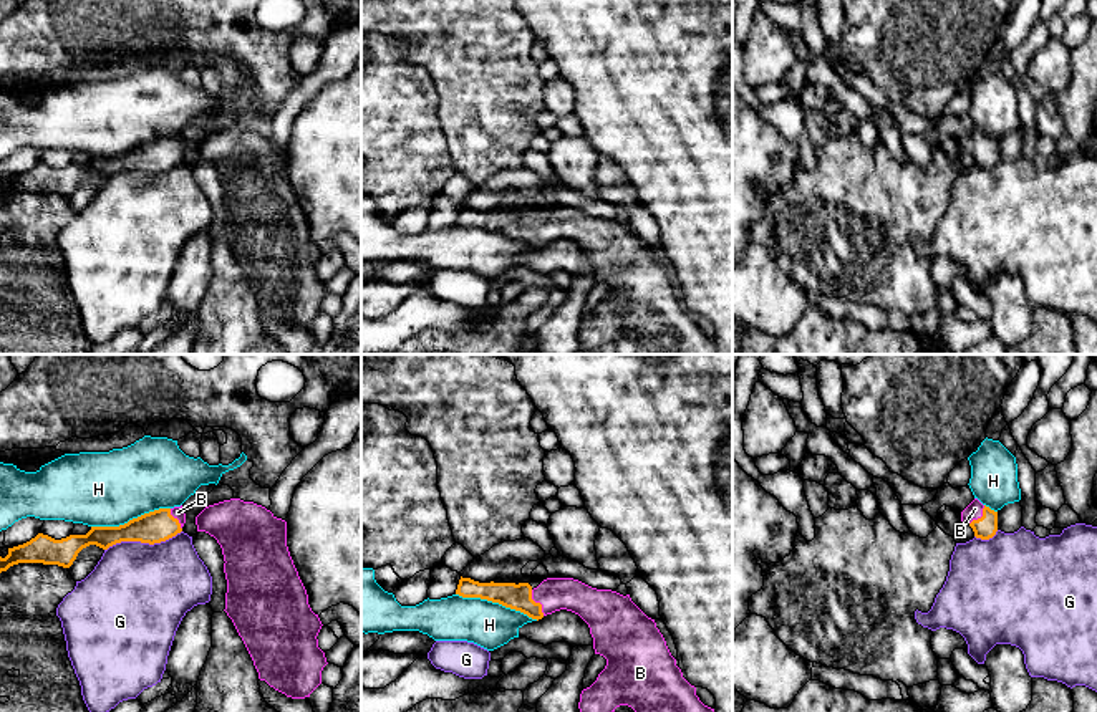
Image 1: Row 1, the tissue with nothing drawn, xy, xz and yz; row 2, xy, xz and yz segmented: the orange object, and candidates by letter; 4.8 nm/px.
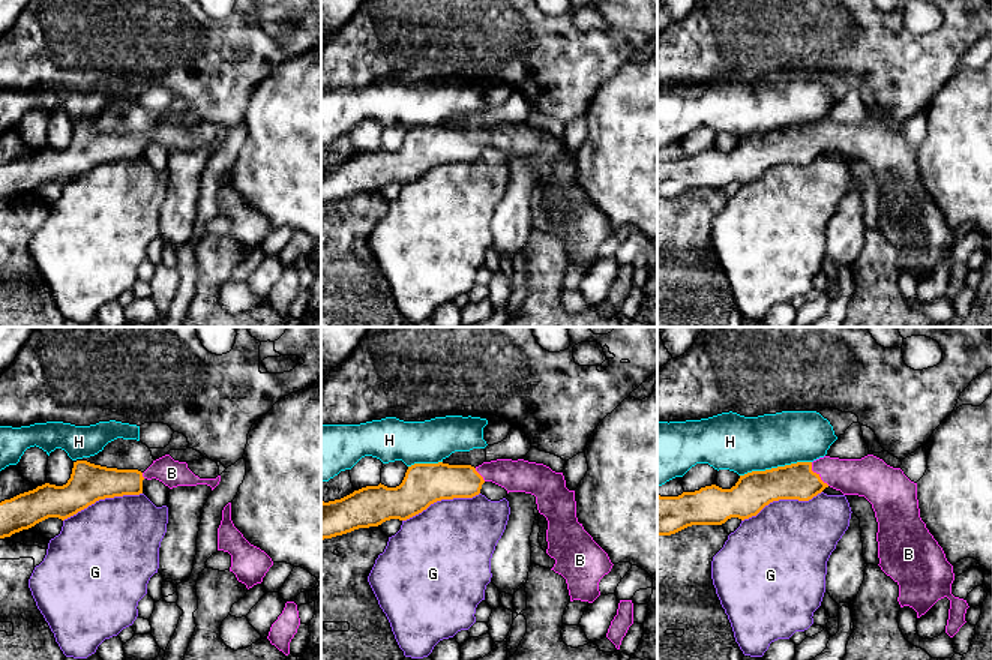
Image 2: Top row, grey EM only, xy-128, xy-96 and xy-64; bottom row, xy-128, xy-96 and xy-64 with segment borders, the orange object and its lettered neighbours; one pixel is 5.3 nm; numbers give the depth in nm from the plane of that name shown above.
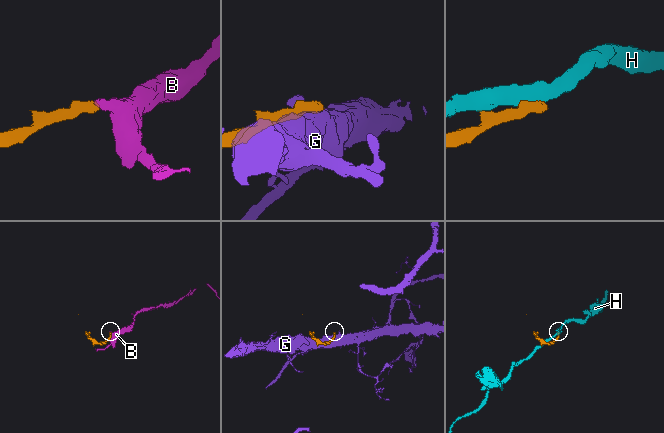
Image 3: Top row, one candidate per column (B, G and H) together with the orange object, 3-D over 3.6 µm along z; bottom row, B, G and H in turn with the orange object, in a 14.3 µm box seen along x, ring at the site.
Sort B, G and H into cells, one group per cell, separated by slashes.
B / G / H

